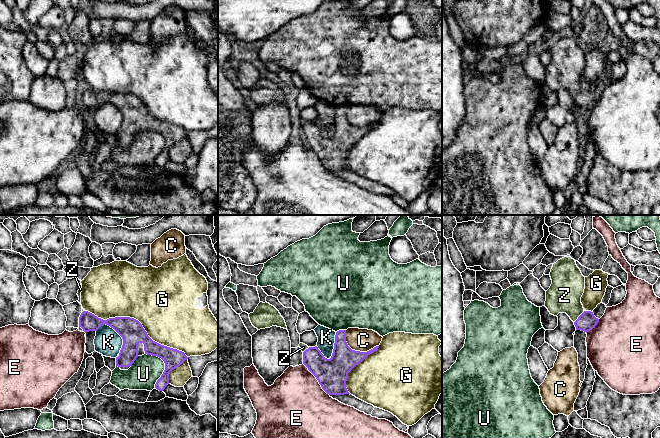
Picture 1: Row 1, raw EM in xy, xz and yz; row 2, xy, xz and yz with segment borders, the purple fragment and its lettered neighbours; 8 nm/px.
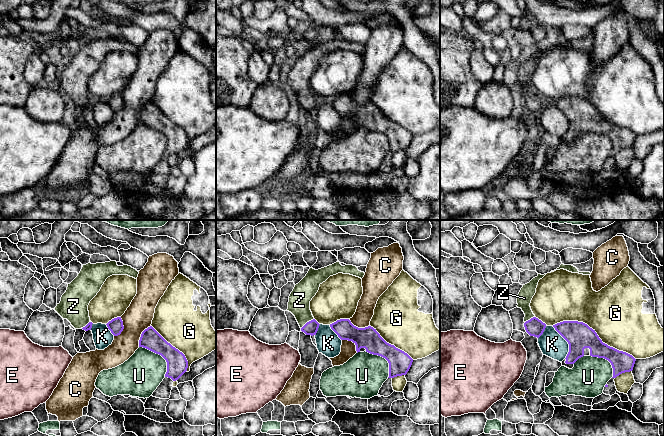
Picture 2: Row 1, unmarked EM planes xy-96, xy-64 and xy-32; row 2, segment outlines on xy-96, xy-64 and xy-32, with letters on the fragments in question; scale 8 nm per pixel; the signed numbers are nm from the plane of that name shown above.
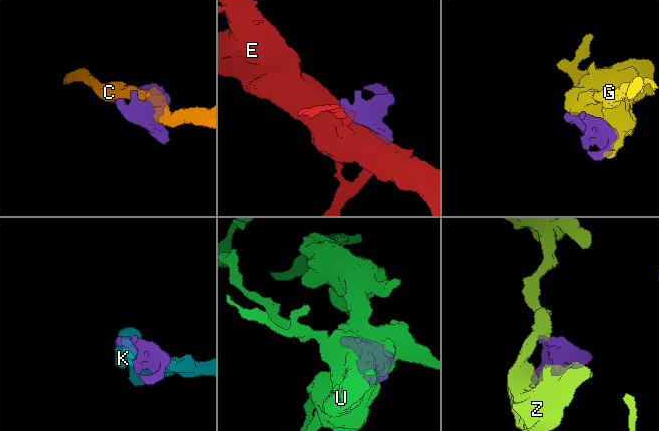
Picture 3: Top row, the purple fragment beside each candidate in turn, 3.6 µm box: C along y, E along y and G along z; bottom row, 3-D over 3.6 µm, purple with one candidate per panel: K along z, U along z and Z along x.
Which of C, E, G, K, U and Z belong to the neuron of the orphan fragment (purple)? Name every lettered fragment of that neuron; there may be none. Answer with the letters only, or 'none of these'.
Z

